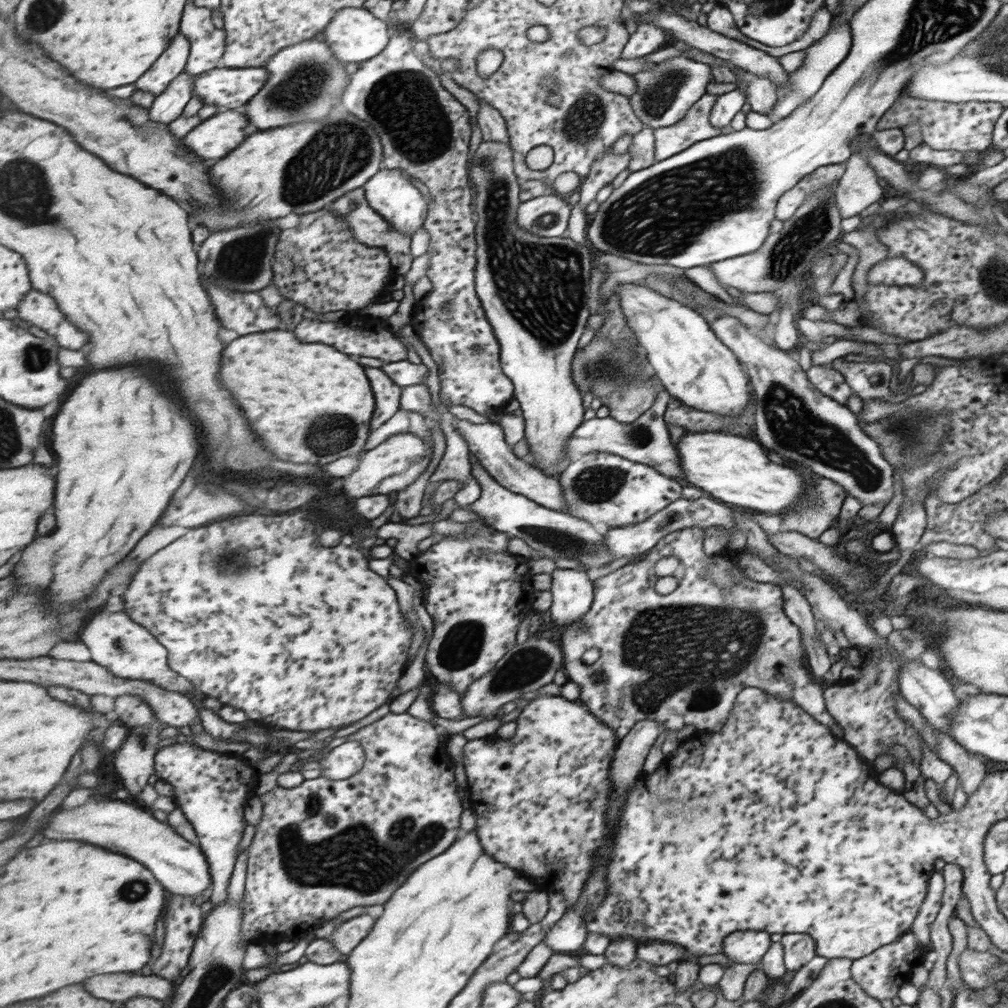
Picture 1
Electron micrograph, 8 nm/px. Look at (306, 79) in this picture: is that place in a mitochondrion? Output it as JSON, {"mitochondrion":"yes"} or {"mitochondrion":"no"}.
{"mitochondrion":"yes"}

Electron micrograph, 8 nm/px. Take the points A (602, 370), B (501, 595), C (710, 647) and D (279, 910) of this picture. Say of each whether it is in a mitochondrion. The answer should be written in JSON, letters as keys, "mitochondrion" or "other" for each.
{"A":"mitochondrion","B":"other","C":"mitochondrion","D":"other"}

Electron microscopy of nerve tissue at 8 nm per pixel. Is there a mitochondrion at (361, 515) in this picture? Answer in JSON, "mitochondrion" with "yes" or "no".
{"mitochondrion":"no"}

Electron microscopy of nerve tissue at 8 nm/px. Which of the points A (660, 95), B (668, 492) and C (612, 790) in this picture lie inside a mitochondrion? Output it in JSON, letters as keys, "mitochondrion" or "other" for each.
{"A":"mitochondrion","B":"other","C":"other"}

